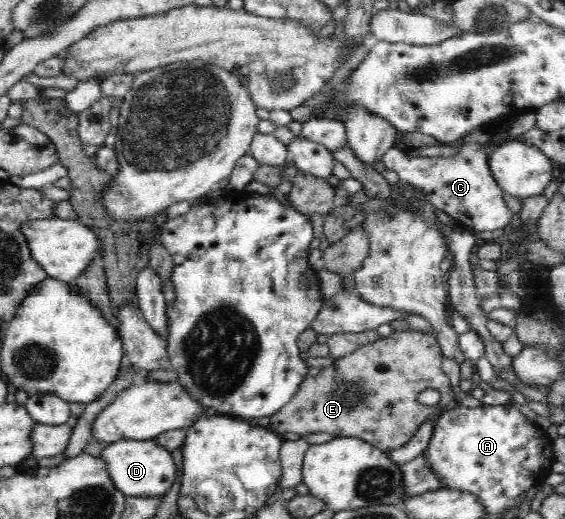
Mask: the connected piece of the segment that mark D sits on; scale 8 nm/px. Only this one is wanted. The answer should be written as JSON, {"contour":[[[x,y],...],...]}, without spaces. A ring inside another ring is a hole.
{"contour":[[[124,439],[109,444],[102,453],[108,475],[115,488],[126,496],[152,498],[164,495],[176,479],[176,464],[168,451],[152,440]]]}

